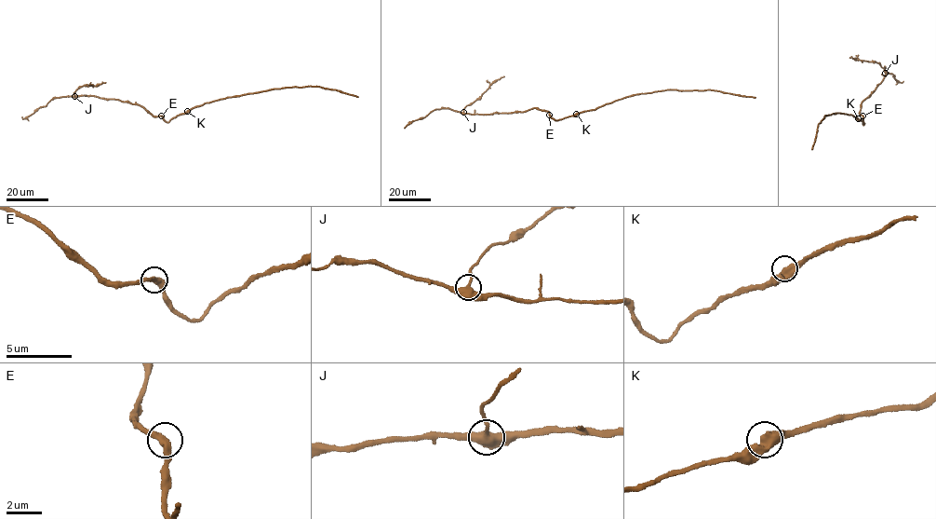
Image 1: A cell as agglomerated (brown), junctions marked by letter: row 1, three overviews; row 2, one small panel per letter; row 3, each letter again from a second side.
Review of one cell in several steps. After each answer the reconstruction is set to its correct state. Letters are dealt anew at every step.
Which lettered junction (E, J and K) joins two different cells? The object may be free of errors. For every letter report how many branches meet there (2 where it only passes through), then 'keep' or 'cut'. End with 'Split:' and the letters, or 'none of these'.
E: branches 2; keep
J: branches 3; keep
K: branches 3; keep
Split: none of these

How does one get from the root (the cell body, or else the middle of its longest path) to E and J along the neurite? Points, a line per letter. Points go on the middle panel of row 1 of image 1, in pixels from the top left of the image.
E: (571, 116), (555, 120), (549, 115)
J: (571, 116), (555, 120), (547, 111), (534, 107), (506, 113), (463, 112)

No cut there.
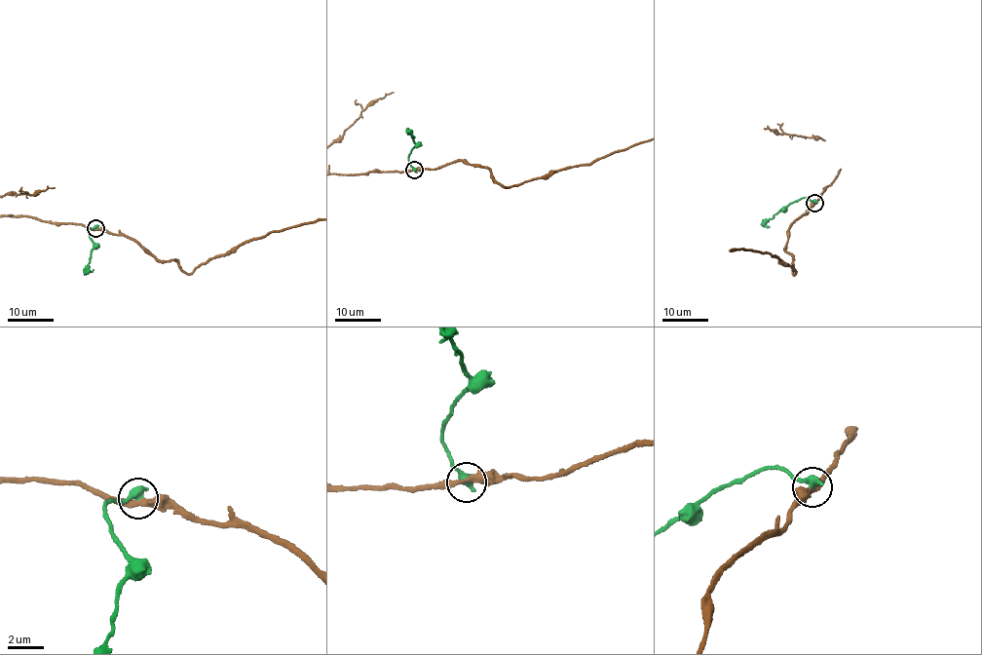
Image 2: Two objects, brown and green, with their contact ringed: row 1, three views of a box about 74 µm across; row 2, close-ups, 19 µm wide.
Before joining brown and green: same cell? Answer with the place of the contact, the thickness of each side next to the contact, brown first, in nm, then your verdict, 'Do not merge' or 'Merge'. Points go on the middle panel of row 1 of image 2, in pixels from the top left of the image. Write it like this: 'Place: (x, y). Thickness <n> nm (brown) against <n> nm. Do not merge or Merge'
Place: (414, 170). Thickness 360 nm (brown) against 500 nm. Do not merge

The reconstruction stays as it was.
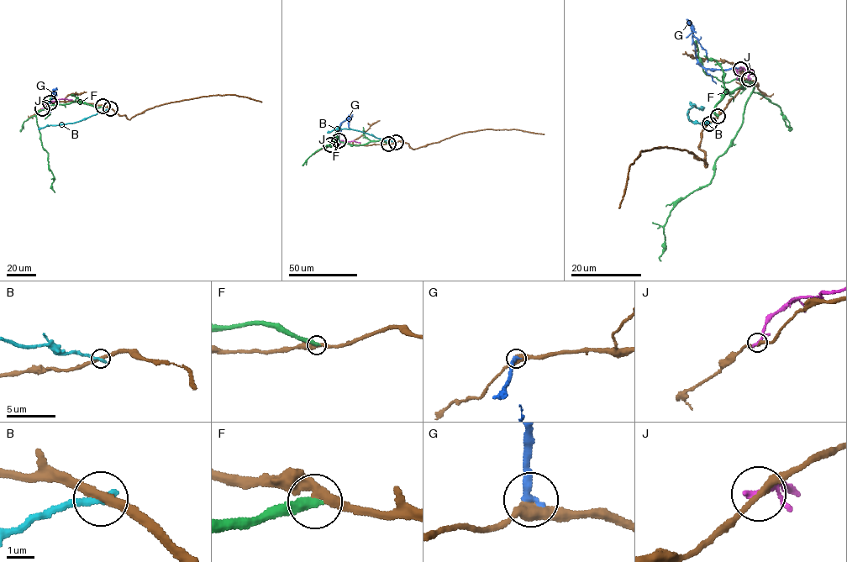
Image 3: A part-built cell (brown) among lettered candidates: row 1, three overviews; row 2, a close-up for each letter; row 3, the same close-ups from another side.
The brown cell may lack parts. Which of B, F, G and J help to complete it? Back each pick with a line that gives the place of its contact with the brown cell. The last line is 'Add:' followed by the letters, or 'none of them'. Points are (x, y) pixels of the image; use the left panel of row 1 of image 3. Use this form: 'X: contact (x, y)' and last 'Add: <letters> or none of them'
G: contact (49, 102)
Add: G

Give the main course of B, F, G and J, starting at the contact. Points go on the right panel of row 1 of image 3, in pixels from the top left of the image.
B: (709, 123), (692, 123), (687, 114), (694, 104), (703, 109)
F: (718, 116), (717, 104), (742, 88), (741, 76), (753, 86), (741, 127), (712, 181), (670, 211), (660, 260)
G: (740, 68), (704, 68), (697, 57), (691, 35), (706, 50), (708, 62)
J: (749, 79), (751, 70), (749, 71), (741, 67), (737, 79)

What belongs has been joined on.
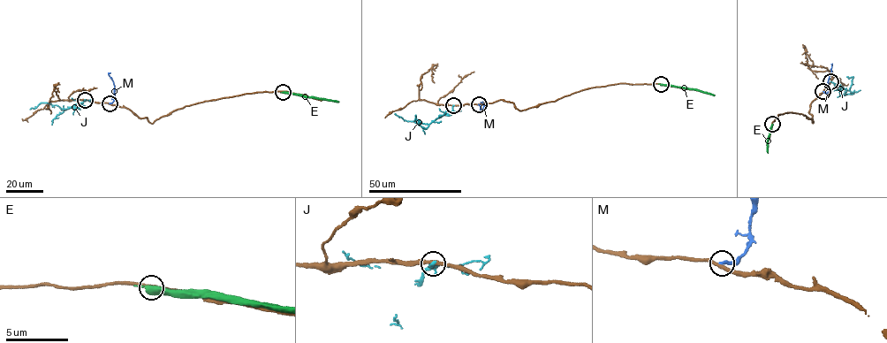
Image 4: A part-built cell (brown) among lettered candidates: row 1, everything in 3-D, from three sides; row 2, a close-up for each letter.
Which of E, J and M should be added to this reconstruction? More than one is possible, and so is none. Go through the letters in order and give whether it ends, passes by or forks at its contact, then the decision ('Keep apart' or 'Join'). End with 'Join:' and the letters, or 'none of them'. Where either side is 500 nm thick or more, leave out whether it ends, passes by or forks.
E: It passes by. Keep apart
J: It ends there. Keep apart
M: It ends there. Keep apart
Join: none of them

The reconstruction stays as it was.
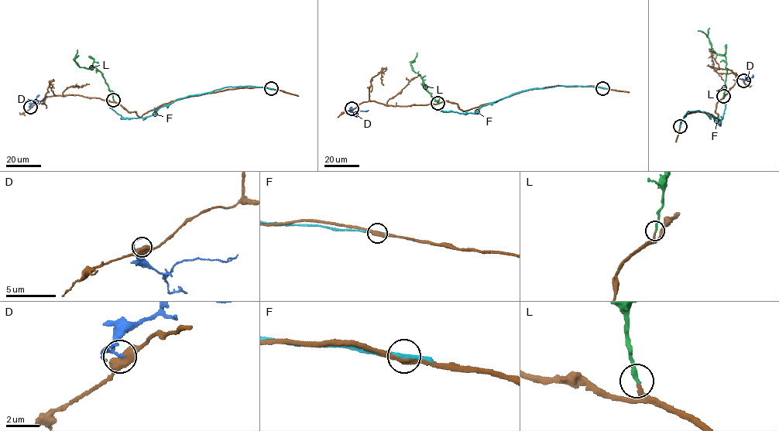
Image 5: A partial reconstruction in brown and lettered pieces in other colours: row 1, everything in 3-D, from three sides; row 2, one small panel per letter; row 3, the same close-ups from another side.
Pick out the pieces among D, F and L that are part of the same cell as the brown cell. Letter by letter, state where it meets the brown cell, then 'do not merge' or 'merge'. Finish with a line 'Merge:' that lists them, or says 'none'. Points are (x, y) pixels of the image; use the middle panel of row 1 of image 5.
D: contact (351, 108); do not merge
F: contact (602, 88); do not merge
L: contact (437, 103); merge
Merge: L

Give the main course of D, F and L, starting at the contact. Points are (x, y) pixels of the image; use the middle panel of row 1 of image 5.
D: (351, 108), (355, 113), (368, 110)
F: (602, 87), (559, 85), (532, 88), (482, 106), (475, 113), (444, 111), (433, 106)
L: (437, 103), (425, 90), (423, 80), (414, 73), (410, 64), (417, 53)

